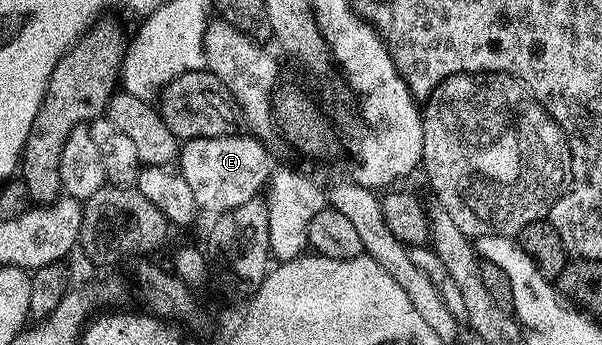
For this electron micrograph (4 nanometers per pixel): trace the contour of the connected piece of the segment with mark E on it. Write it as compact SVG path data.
M237 132L223 138L190 138L179 147L178 169L186 184L190 184L190 192L194 192L197 211L205 210L211 216L225 214L257 197L267 187L274 169L267 148L259 137L241 136Z

